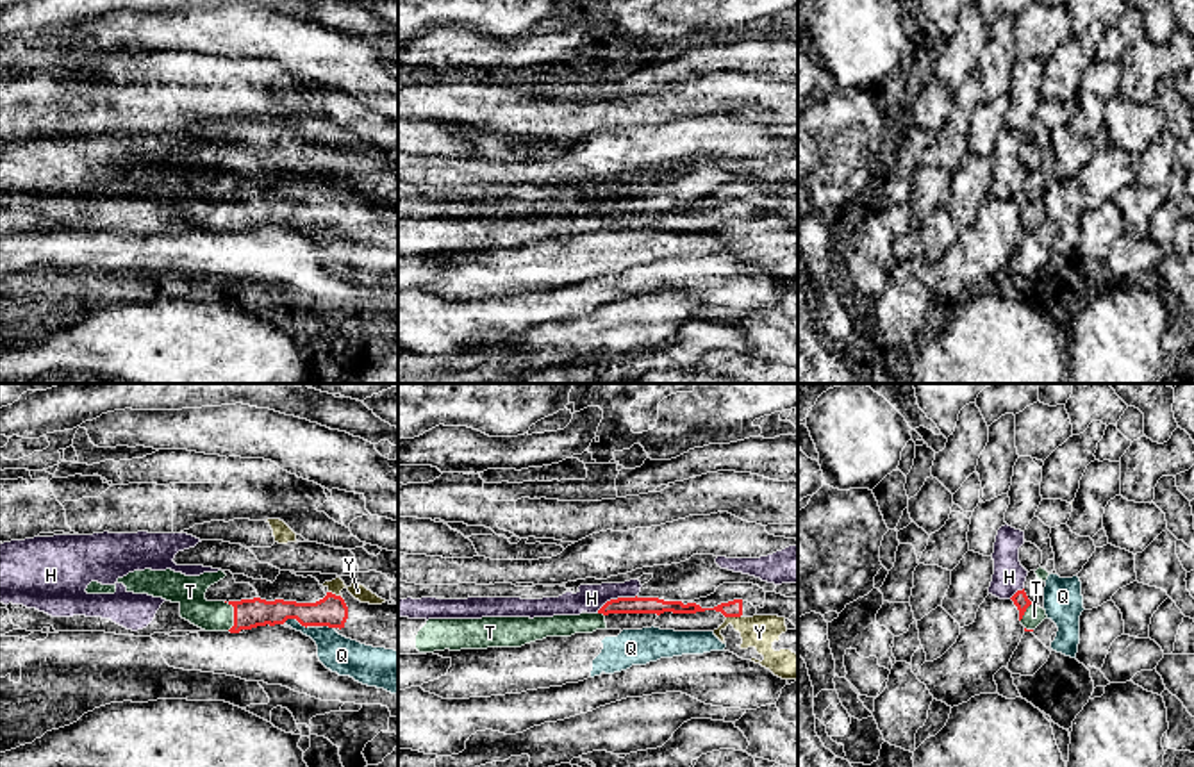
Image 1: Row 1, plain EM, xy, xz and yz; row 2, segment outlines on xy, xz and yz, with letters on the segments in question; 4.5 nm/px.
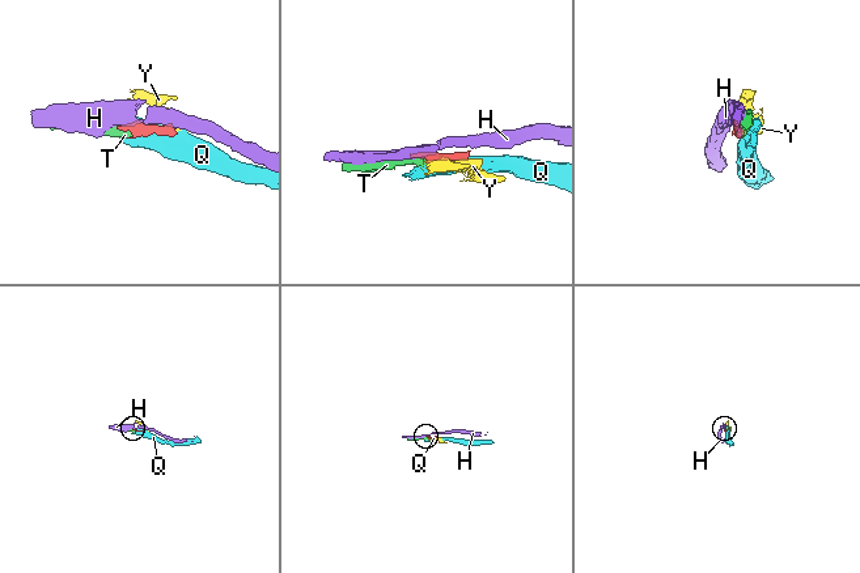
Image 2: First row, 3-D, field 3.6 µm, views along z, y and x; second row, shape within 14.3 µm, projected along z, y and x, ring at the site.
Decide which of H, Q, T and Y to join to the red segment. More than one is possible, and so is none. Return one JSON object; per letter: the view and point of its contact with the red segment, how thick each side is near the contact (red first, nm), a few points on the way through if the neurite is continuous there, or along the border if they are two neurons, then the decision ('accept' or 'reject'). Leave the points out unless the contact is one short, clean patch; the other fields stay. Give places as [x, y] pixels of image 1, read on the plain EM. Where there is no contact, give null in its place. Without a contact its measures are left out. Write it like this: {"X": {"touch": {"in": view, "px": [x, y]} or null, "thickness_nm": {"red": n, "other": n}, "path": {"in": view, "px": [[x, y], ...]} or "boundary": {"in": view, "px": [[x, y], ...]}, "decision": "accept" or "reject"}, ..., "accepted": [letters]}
{"H": {"touch": {"in": "xz", "px": [618, 198]}, "thickness_nm": {"red": 80, "other": 120}, "boundary": {"in": "xz", "px": [[636, 195], [611, 198], [596, 213]]}, "decision": "reject"}, "Q": {"touch": {"in": "xy", "px": [295, 218]}, "thickness_nm": {"red": 140, "other": 160}, "boundary": {"in": "xy", "px": [[284, 222], [297, 220], [306, 229]]}, "decision": "reject"}, "T": {"touch": {"in": "xy", "px": [234, 214]}, "thickness_nm": {"red": 130, "other": 140}, "path": {"in": "xy", "px": [[248, 214], [234, 214], [211, 214], [190, 191]]}, "decision": "accept"}, "Y": {"touch": {"in": "xz", "px": [734, 216]}, "thickness_nm": {"red": 80, "other": 150}, "boundary": {"in": "xz", "px": [[741, 214], [727, 218]]}, "decision": "reject"}, "accepted": ["T"]}

